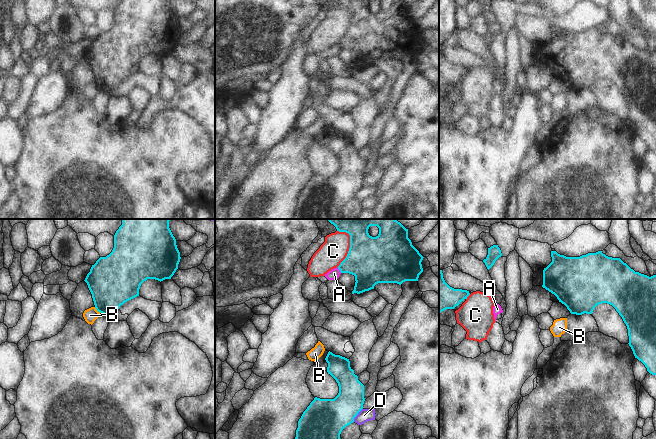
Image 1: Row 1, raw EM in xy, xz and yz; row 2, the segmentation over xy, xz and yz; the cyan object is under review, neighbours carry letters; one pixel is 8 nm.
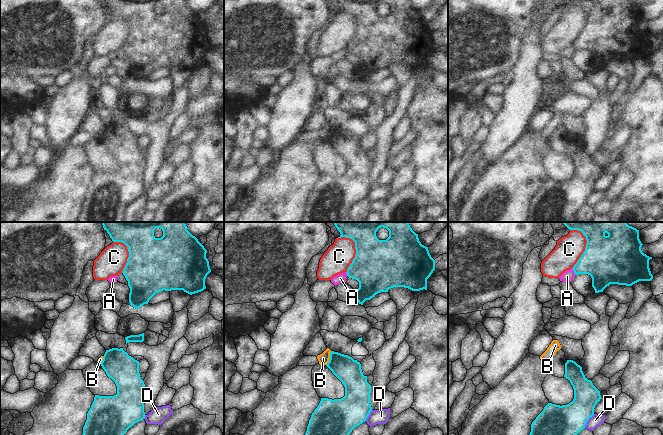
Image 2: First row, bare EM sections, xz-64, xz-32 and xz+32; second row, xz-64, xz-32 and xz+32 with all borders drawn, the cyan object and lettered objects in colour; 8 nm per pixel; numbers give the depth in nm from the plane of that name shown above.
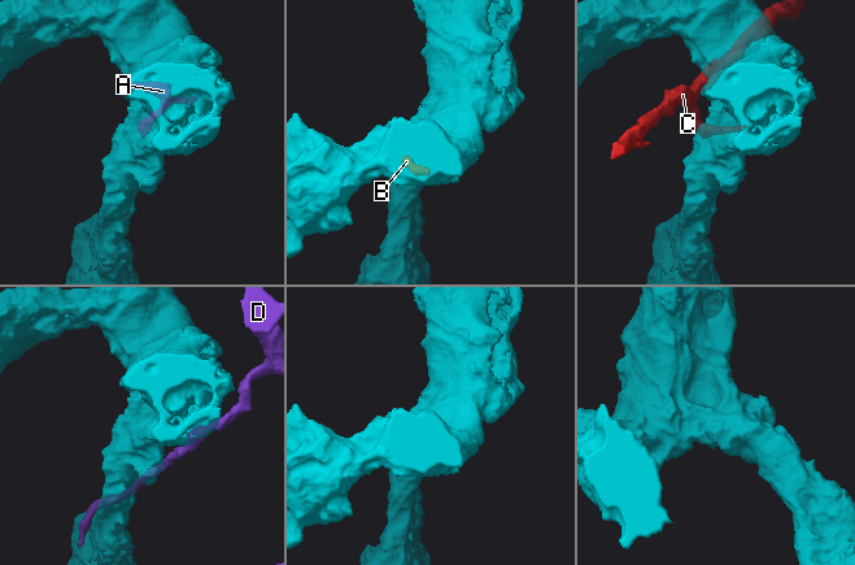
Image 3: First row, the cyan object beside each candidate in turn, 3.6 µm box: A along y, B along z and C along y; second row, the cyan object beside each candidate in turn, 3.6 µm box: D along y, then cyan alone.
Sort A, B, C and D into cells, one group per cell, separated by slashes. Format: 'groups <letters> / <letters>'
groups A B / C / D

